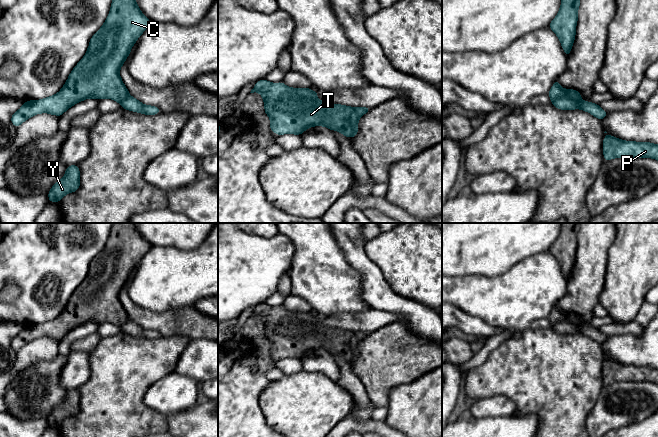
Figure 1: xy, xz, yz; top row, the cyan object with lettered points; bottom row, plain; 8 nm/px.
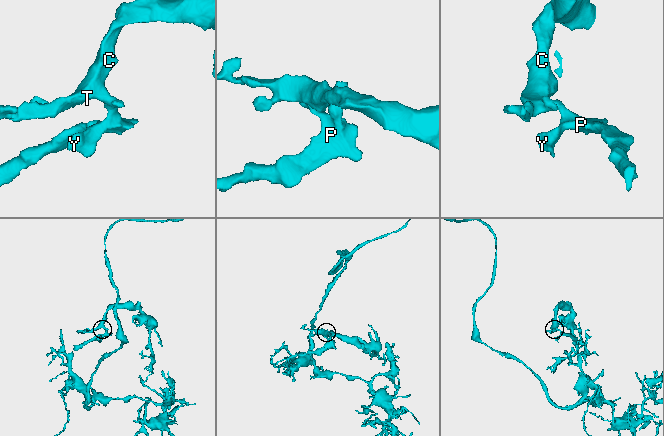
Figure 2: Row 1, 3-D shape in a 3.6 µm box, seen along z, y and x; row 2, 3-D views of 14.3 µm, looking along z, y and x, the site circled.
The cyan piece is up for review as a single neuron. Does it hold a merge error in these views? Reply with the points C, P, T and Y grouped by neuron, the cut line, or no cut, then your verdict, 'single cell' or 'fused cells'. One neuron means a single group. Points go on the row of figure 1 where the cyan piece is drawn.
C T / P Y; cut in xz along (355, 108), (350, 117), (352, 136); fused cells

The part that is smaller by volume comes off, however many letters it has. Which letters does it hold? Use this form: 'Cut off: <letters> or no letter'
Cut off: C, T

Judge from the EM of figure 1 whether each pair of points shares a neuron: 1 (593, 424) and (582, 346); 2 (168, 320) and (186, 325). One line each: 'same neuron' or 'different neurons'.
1: different neurons
2: same neuron

